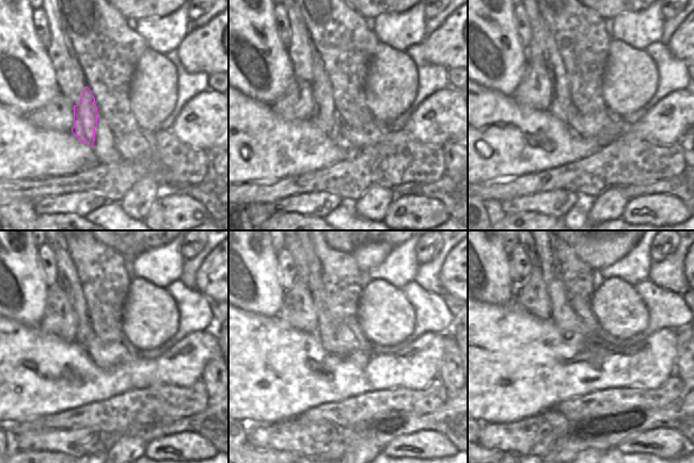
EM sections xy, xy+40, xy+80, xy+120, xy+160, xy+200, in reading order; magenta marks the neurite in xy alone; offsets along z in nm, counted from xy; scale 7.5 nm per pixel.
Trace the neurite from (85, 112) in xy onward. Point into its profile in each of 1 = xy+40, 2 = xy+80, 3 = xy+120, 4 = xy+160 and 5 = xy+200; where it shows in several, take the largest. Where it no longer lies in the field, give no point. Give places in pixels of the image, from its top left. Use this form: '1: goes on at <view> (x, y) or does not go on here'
1: goes on at xy+40 (325, 116)
2: goes on at xy+80 (561, 92)
3: goes on at xy+120 (67, 277)
4: goes on at xy+160 (299, 257)
5: goes on at xy+200 (532, 252)

